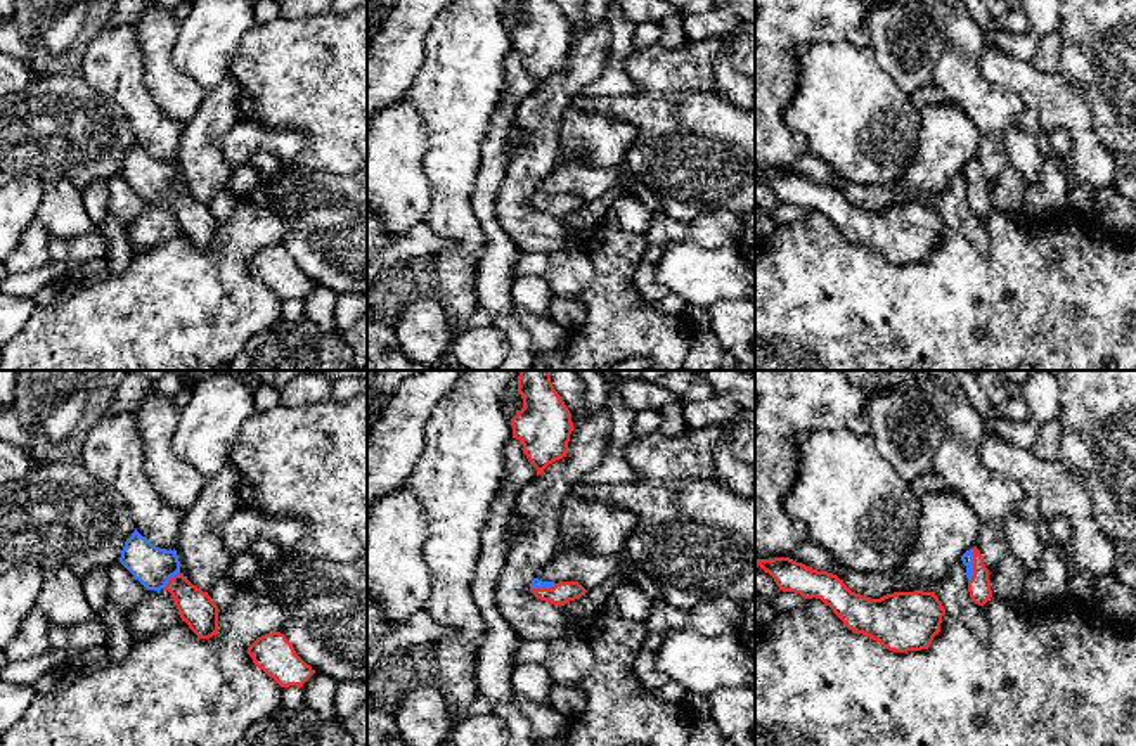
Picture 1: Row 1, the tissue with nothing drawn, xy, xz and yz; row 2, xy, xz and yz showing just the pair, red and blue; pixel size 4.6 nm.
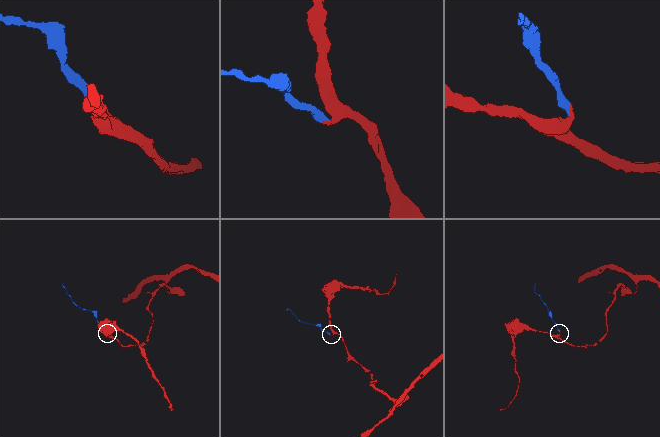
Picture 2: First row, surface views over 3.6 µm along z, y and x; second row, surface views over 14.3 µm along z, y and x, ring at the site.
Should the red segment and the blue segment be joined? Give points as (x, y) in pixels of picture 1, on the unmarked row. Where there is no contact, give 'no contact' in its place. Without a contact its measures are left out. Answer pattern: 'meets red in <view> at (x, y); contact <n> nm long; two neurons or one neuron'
meets red in yz at (974, 179); contact 160 nm long; one neuron

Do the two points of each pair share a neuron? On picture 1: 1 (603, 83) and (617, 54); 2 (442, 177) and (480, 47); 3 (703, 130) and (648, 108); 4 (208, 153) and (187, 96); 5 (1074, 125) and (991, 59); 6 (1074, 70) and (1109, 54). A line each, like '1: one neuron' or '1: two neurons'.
1: one neuron
2: one neuron
3: one neuron
4: two neurons
5: one neuron
6: one neuron

